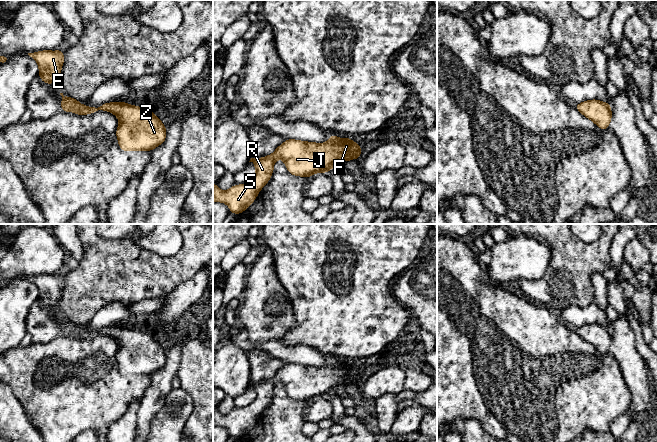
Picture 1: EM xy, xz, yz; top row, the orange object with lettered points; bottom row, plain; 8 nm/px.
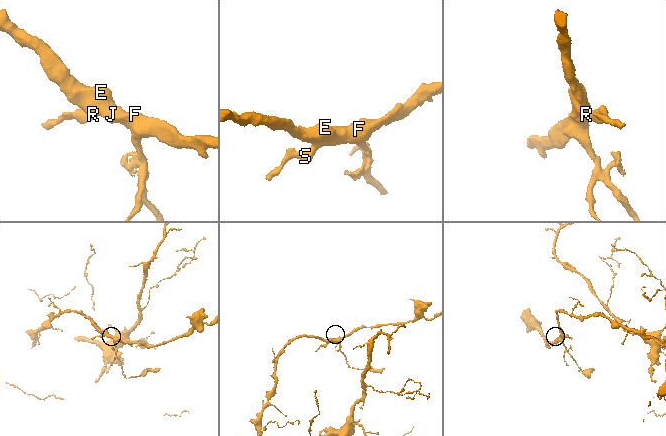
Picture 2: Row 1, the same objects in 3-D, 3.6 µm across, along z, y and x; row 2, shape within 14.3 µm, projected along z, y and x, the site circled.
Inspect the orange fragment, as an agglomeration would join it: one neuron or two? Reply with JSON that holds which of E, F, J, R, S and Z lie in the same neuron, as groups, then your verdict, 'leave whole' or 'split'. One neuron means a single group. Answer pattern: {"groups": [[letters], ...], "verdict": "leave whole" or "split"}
{"groups": [["E", "F", "J", "R", "S", "Z"]], "verdict": "leave whole"}

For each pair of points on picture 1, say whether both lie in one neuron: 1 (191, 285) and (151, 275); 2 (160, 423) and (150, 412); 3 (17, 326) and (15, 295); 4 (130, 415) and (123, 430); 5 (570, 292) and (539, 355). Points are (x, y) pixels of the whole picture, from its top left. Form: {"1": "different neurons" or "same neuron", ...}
{"1": "different neurons", "2": "different neurons", "3": "same neuron", "4": "same neuron", "5": "different neurons"}

